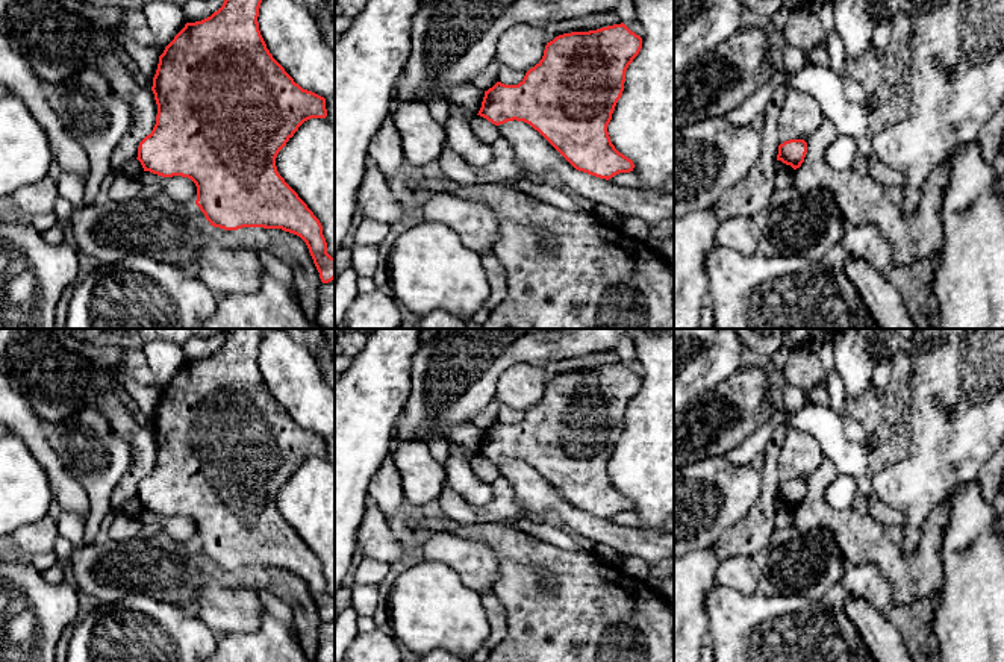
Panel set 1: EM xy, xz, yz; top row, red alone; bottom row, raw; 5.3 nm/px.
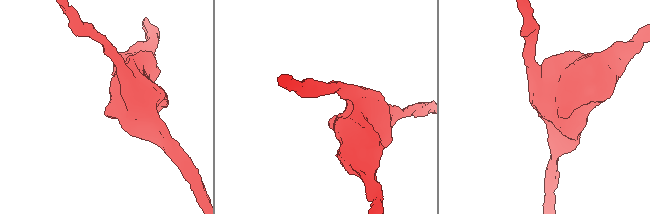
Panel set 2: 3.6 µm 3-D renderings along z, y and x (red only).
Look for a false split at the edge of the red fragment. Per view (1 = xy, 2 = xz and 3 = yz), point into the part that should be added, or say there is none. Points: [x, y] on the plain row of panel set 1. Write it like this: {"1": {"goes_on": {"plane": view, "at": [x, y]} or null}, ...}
{"1": {"goes_on": null}, "2": {"goes_on": null}, "3": {"goes_on": null}}

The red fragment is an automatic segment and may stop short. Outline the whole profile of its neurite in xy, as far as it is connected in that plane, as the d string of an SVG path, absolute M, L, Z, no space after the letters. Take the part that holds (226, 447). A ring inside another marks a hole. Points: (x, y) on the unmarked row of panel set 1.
M226 329L223 345L210 356L186 362L159 395L151 430L157 444L156 464L138 486L144 511L162 517L182 515L197 526L195 544L214 567L282 568L300 576L313 598L323 623L335 618L335 597L327 592L323 565L298 533L285 521L276 497L298 467L310 457L326 457L326 438L303 429L273 397L259 370L259 347L265 329Z

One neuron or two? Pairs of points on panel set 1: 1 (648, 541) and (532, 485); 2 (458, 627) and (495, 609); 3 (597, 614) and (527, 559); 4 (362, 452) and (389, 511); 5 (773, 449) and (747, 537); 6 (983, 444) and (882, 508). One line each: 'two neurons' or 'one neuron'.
1: one neuron
2: two neurons
3: one neuron
4: two neurons
5: one neuron
6: two neurons

